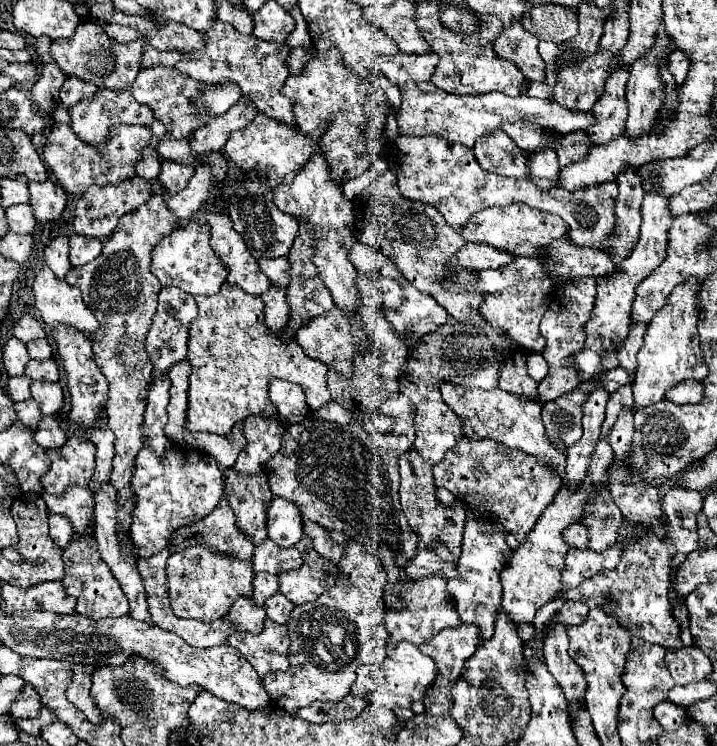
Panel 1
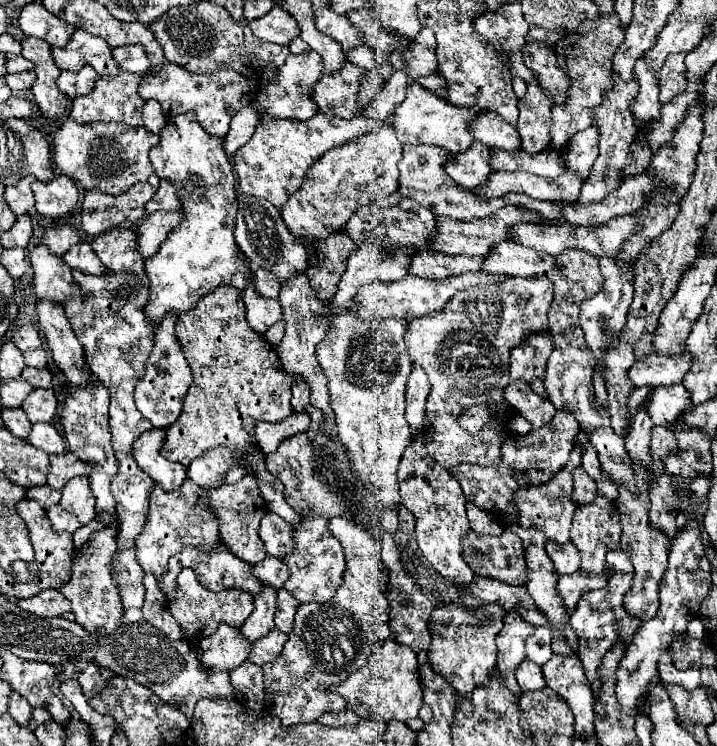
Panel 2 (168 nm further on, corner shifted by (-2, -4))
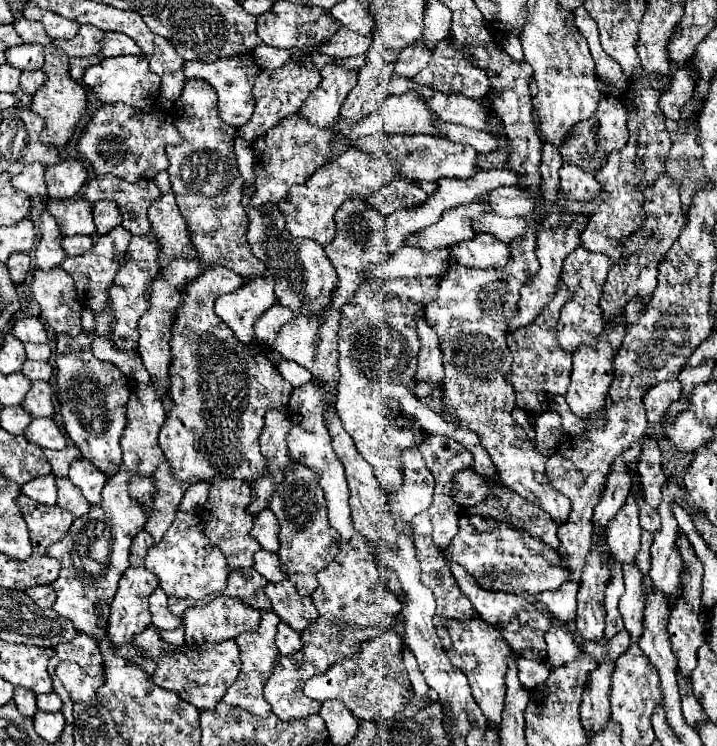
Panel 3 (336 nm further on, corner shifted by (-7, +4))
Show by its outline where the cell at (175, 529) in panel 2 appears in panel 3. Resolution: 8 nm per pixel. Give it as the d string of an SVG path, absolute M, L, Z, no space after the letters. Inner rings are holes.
M178 512L176 520L166 530L160 544L154 544L148 550L146 568L160 578L160 588L168 596L192 598L192 600L200 600L208 594L222 592L226 586L226 578L230 574L224 554L206 540L204 522L200 522L200 516L186 512Z

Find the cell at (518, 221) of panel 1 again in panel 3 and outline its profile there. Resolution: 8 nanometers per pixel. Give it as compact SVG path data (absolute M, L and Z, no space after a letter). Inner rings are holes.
M464 204L454 210L448 210L436 224L416 234L408 234L406 246L432 252L440 248L450 248L462 240L470 240L474 238L474 232L470 228L472 220L488 212L488 206L484 204Z

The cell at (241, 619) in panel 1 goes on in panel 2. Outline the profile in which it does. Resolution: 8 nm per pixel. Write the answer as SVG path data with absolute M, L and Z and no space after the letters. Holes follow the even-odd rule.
M223 622L215 634L199 642L197 654L201 656L201 662L213 670L233 670L247 660L251 646L253 642L247 642L241 630L235 630L235 626L227 626Z

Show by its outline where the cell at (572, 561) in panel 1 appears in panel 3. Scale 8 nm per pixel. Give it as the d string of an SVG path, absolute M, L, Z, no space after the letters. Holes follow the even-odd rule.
M566 580L558 590L546 590L542 592L540 604L544 606L544 610L560 620L560 622L572 622L576 620L576 594L578 594L578 584Z

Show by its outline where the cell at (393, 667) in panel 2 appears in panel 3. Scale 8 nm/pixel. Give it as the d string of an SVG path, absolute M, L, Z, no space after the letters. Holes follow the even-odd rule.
M388 628L384 634L364 642L352 660L340 660L332 664L324 674L314 676L304 684L304 694L324 702L324 700L338 700L342 702L354 716L372 720L378 712L396 708L398 702L412 692L408 672L402 662L402 642L396 630Z

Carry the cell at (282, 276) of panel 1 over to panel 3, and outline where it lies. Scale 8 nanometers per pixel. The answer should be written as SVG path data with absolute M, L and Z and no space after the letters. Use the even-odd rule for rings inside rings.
M256 278L216 300L216 314L244 344L254 344L254 322L276 302L272 278Z

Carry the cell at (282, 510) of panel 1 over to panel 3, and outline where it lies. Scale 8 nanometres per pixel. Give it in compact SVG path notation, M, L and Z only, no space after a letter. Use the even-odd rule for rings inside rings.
M266 508L262 510L256 520L254 520L254 526L250 530L252 538L258 540L258 544L268 550L268 552L278 552L280 544L278 544L278 532L280 532L280 526L276 522L276 516Z

